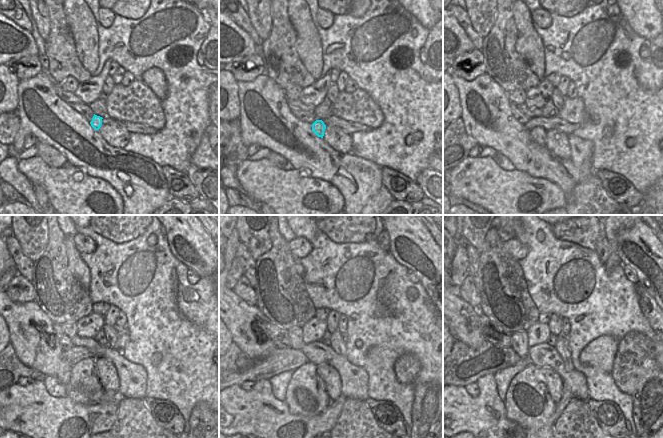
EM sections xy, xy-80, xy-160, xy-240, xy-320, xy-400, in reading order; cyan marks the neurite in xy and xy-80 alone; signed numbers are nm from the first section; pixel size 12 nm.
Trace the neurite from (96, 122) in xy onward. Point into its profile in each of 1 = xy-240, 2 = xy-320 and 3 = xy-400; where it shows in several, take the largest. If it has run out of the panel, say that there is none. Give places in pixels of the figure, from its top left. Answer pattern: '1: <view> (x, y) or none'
1: xy-240 (84, 381)
2: xy-320 (306, 396)
3: xy-400 (528, 403)

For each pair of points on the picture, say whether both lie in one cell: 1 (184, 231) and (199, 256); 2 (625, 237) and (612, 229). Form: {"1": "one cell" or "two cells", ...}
{"1": "one cell", "2": "two cells"}

